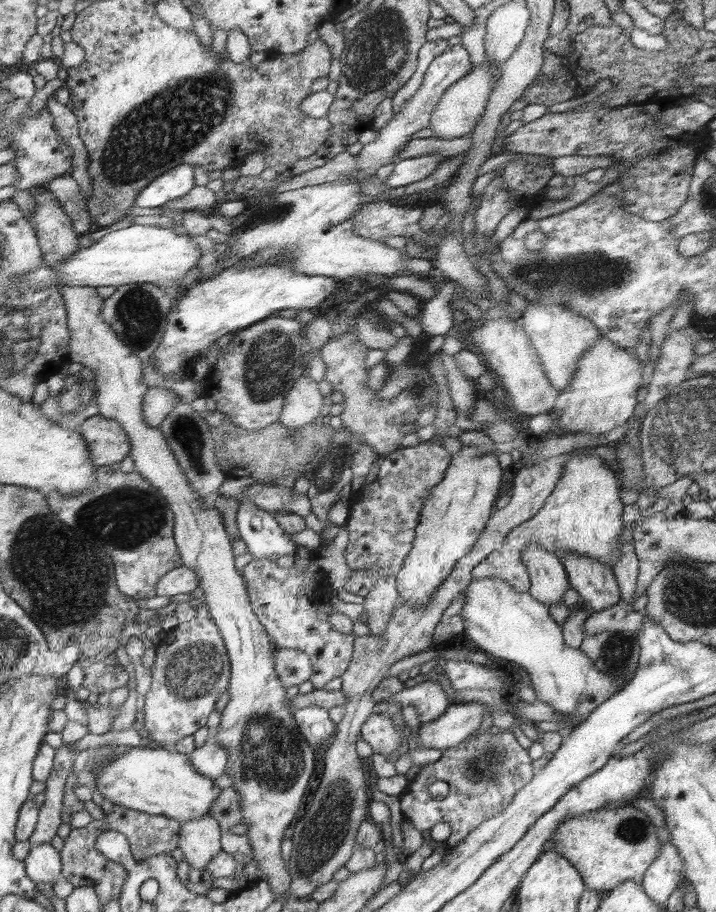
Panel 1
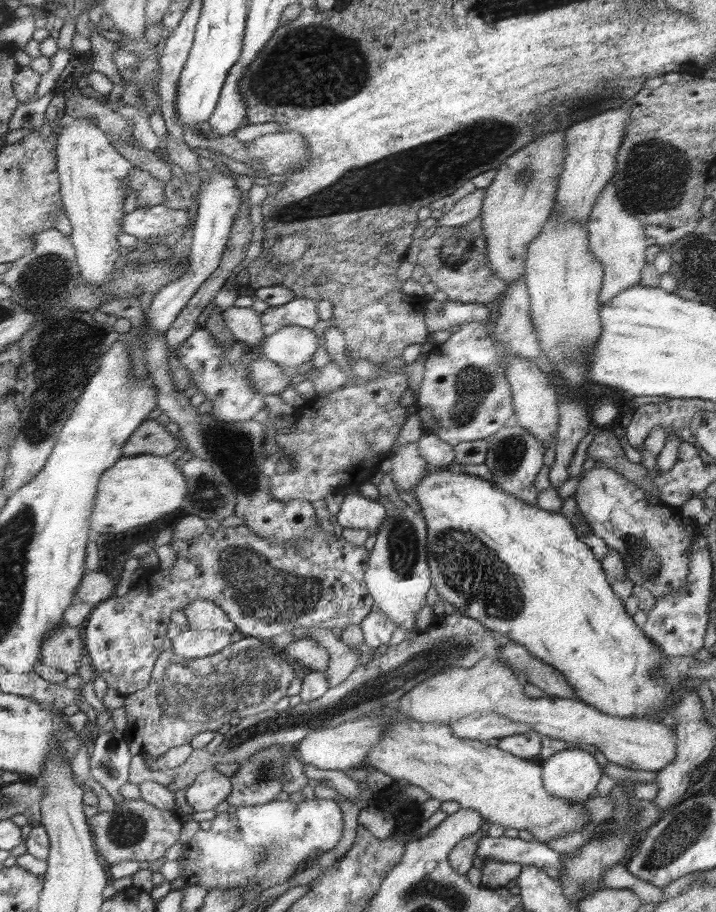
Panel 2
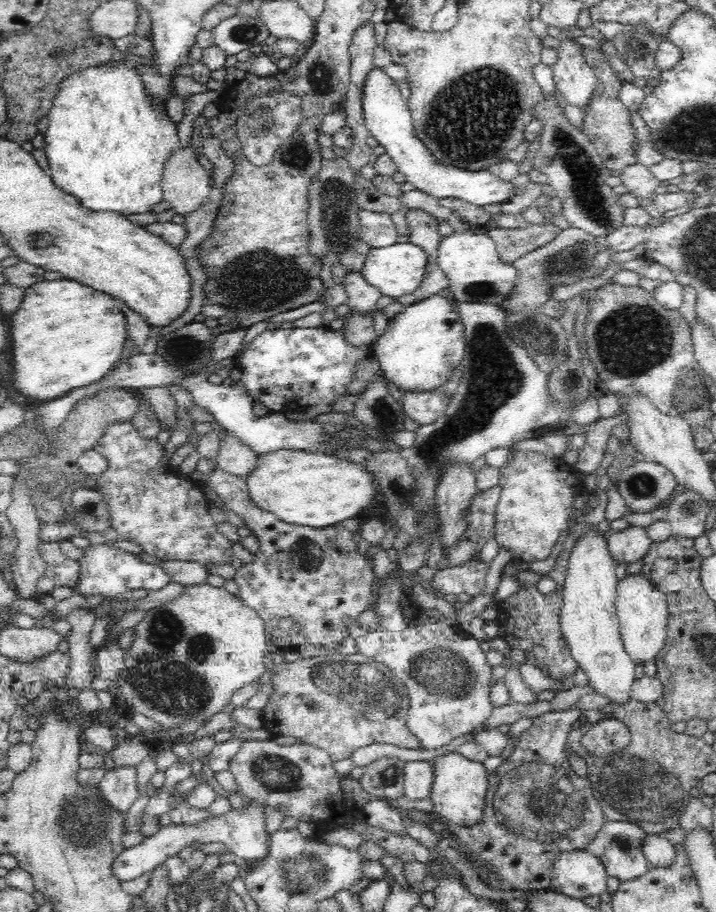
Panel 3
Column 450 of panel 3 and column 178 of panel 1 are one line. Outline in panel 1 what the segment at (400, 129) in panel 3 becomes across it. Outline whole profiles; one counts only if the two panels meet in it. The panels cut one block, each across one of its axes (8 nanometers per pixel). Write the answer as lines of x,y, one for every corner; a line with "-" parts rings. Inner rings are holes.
181,164
154,179
138,194
134,205
140,208
157,208
196,189
193,165

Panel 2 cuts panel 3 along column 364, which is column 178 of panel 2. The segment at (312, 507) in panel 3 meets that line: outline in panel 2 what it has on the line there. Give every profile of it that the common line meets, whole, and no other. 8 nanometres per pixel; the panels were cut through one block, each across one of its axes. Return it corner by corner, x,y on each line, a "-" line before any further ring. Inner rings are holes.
136,455
118,459
101,477
91,524
96,533
119,533
146,526
182,507
189,480
177,462
164,456

